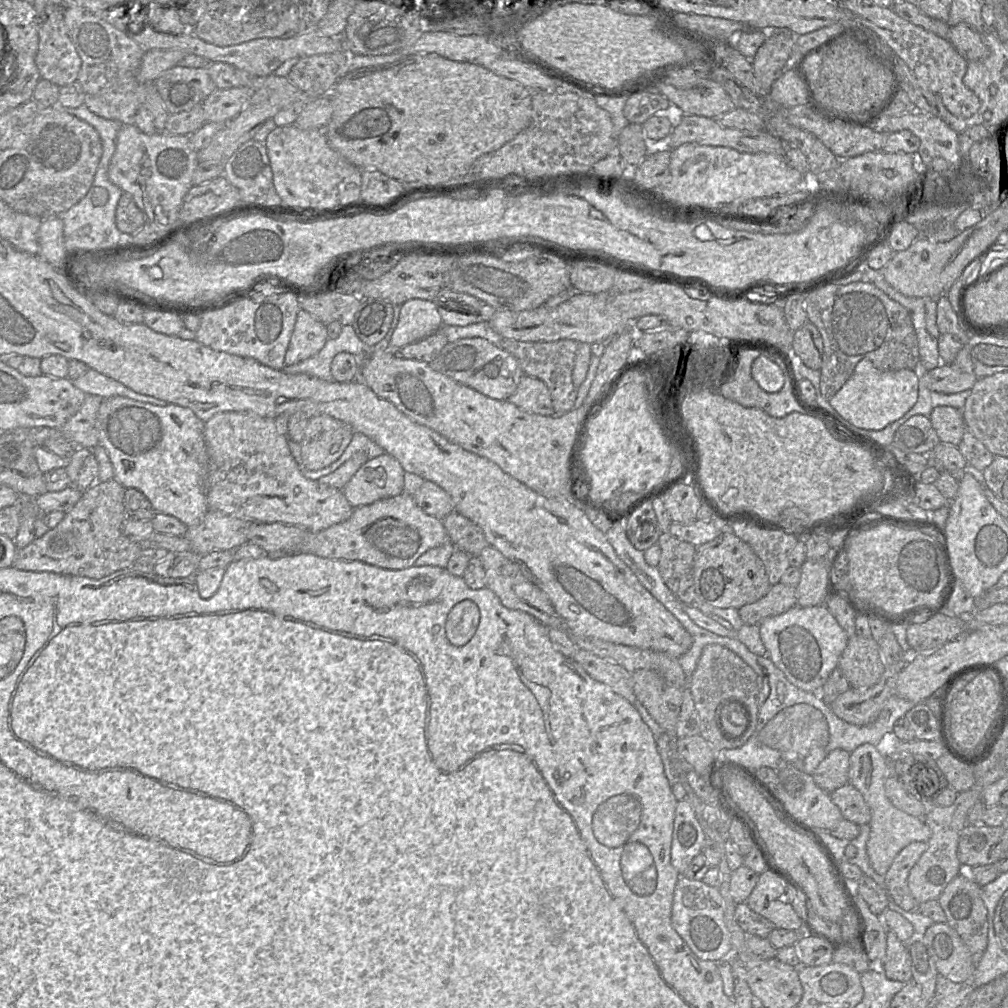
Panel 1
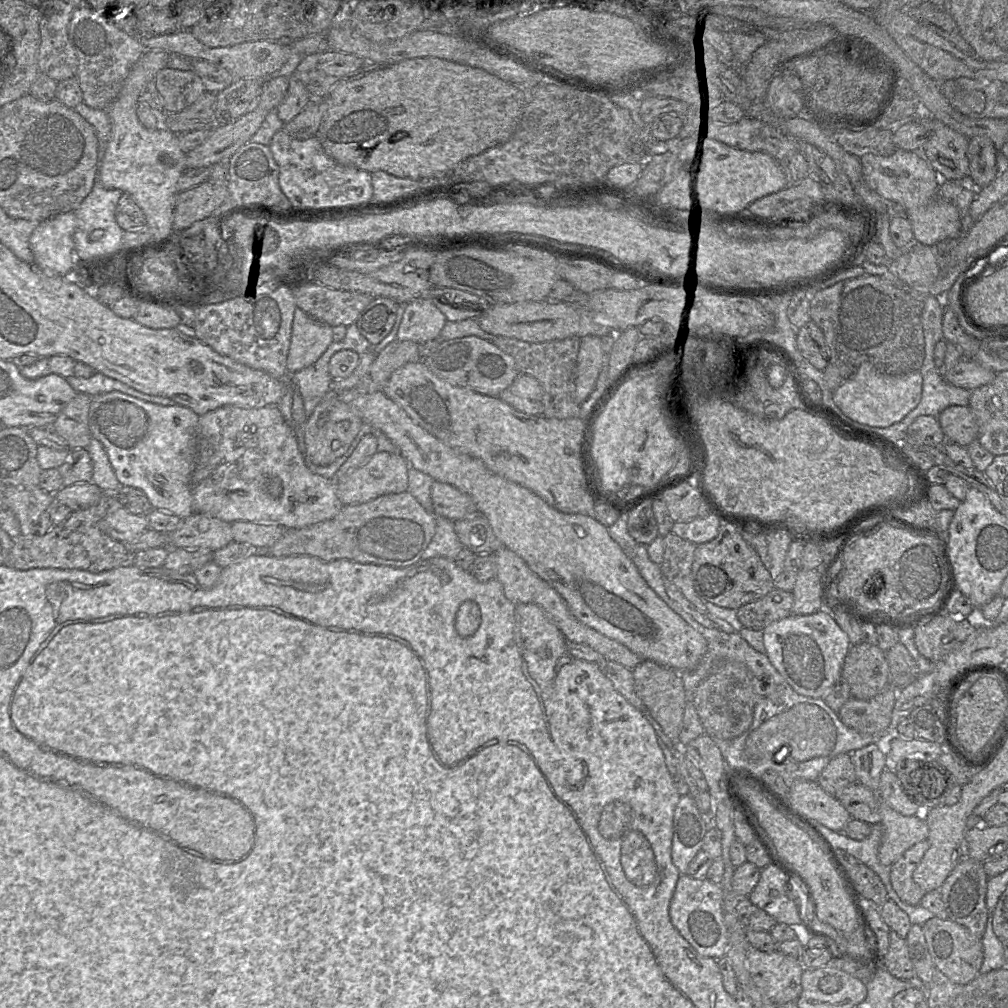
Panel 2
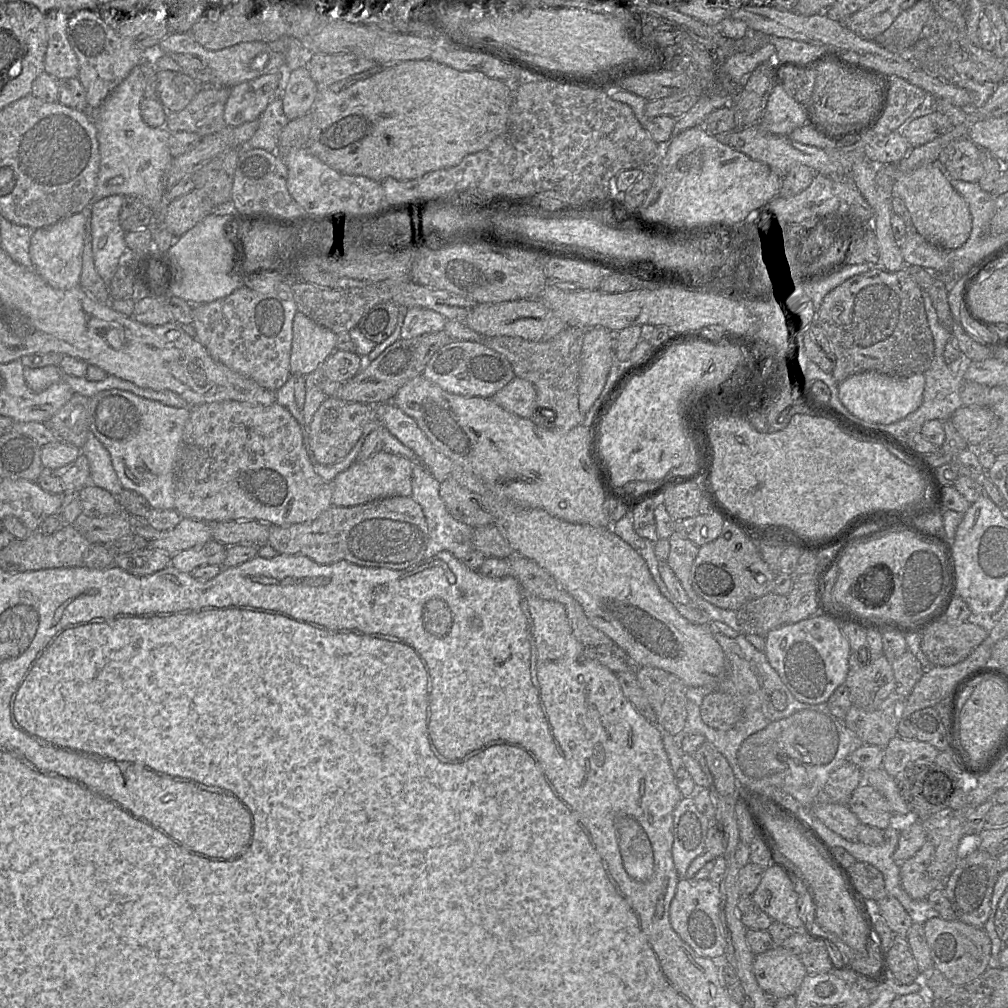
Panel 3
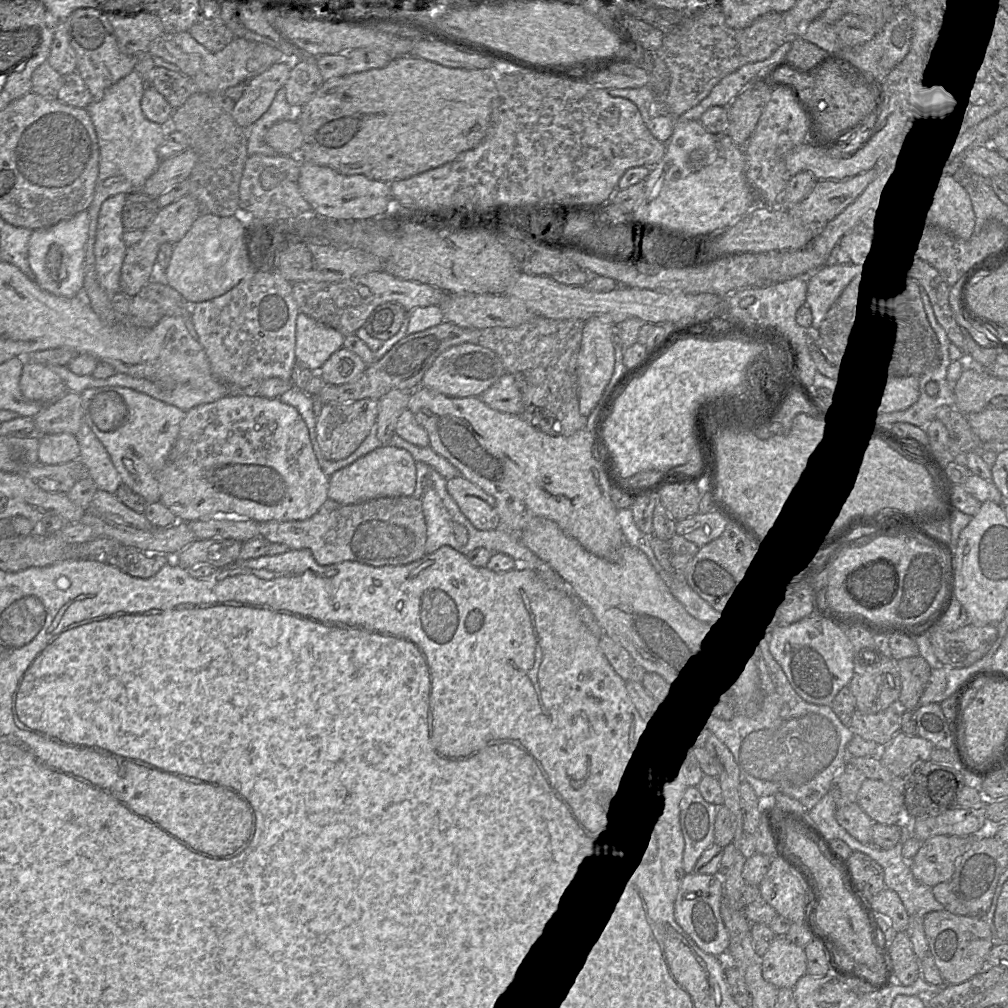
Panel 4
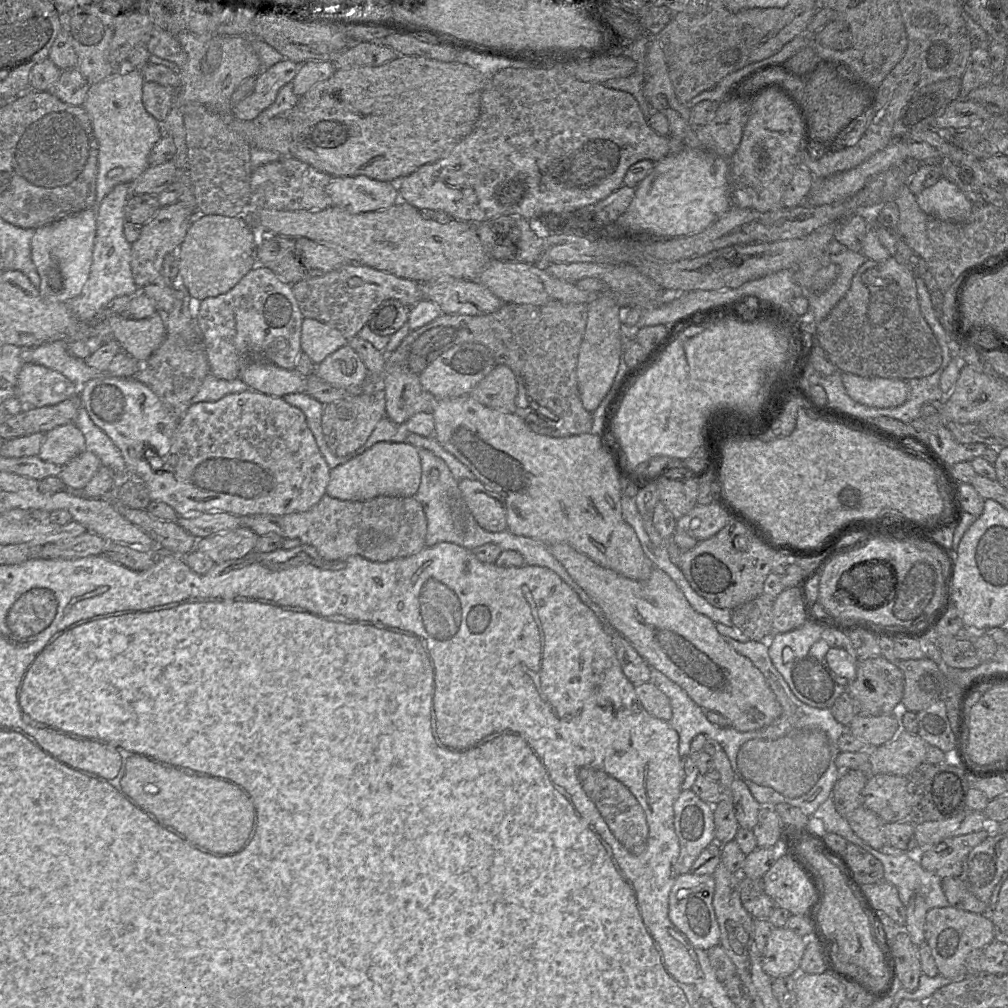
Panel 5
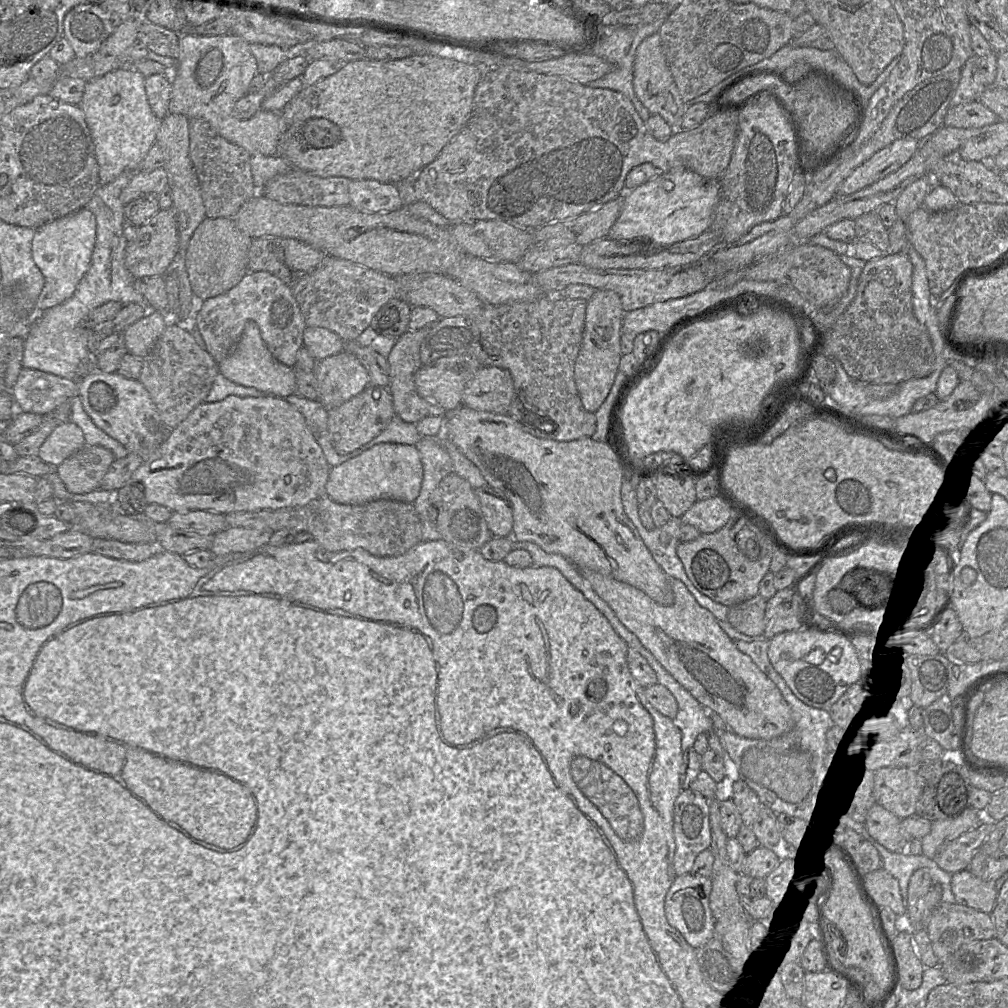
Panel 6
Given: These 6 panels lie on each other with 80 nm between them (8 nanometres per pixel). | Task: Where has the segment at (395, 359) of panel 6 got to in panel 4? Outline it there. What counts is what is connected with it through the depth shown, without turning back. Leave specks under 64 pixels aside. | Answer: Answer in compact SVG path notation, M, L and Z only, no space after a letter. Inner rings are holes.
M394 389L379 399L376 428L377 438L383 445L386 445L392 433L395 433L397 420L407 409L411 392L412 390Z

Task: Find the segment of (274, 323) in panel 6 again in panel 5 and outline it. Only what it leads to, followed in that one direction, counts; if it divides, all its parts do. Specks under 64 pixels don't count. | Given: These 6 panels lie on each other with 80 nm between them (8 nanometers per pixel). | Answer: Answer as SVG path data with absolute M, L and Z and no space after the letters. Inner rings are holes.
M256 266L227 293L201 301L196 321L202 332L210 374L223 380L235 380L243 366L255 361L293 370L302 352L303 319L291 285L270 269Z

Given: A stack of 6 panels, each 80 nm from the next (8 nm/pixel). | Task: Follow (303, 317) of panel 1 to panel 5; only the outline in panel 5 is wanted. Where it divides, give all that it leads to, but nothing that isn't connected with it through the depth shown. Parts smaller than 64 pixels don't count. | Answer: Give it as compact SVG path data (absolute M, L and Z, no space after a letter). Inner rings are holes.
M304 318L301 325L301 351L309 356L315 365L341 347L347 340L340 331L315 319Z

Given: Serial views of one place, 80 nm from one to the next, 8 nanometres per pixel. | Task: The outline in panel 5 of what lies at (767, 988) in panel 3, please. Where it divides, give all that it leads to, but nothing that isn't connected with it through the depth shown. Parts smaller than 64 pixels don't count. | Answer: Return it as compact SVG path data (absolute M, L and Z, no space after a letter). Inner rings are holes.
M773 927L762 955L763 970L772 979L796 976L800 973L807 940L788 927Z

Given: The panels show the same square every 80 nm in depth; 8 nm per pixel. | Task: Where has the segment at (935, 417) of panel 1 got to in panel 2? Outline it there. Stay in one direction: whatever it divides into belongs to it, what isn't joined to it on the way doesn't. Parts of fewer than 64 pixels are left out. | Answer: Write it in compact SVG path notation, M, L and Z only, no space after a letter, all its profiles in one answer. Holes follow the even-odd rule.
M949 406L938 417L947 441L968 447L979 438L979 426L969 406Z

